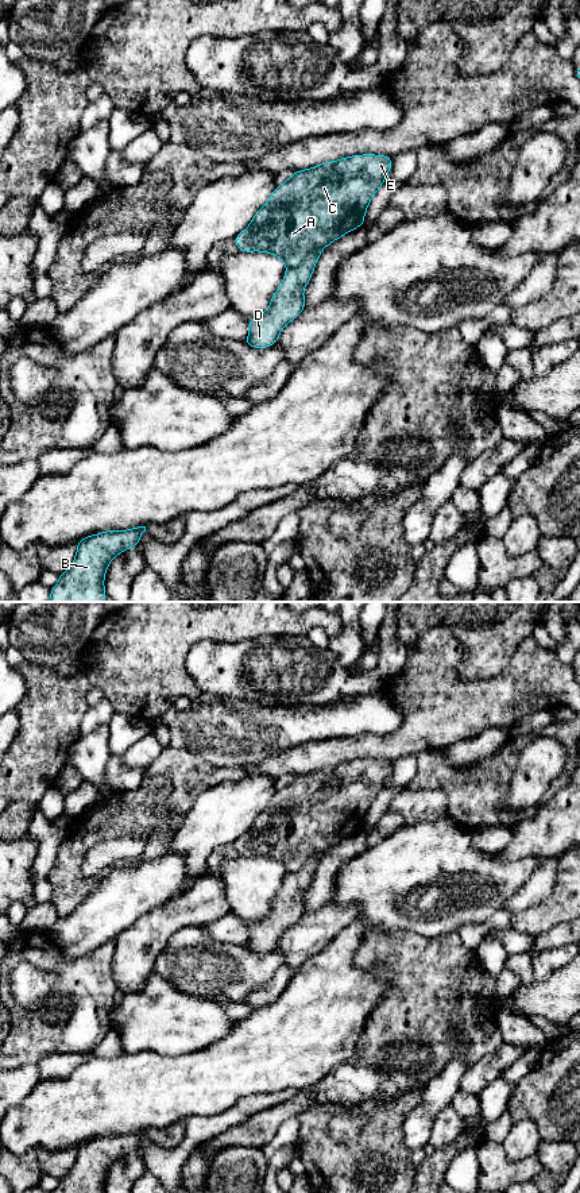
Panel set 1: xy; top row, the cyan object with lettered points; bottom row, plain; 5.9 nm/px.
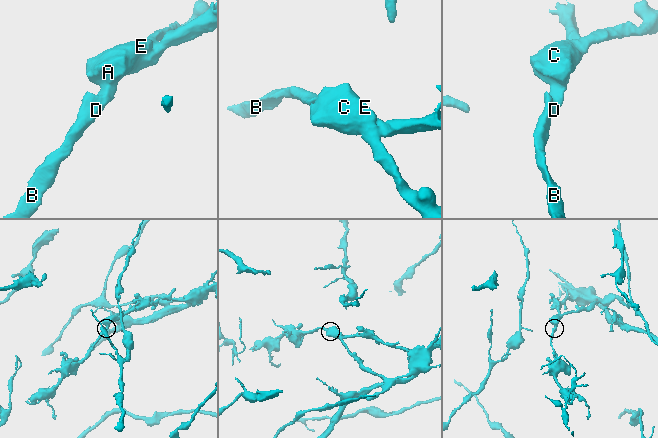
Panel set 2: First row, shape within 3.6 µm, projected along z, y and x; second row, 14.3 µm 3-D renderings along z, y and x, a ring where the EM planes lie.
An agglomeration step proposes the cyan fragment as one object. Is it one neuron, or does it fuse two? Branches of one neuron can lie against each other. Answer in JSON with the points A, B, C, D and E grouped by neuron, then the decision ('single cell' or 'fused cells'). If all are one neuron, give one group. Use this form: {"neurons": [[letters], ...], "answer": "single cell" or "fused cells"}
{"neurons": [["A", "C", "E"], ["B", "D"]], "answer": "fused cells"}

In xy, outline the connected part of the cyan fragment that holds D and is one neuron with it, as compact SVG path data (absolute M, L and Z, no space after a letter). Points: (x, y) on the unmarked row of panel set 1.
M322 854L309 858L299 870L287 873L270 912L248 924L250 938L244 949L259 954L274 950L281 935L306 912L303 892L309 888Z

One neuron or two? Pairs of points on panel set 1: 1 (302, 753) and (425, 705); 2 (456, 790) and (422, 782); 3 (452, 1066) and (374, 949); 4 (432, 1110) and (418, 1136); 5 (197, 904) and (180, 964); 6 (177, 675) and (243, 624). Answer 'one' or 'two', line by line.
1: one
2: one
3: two
4: one
5: two
6: one

